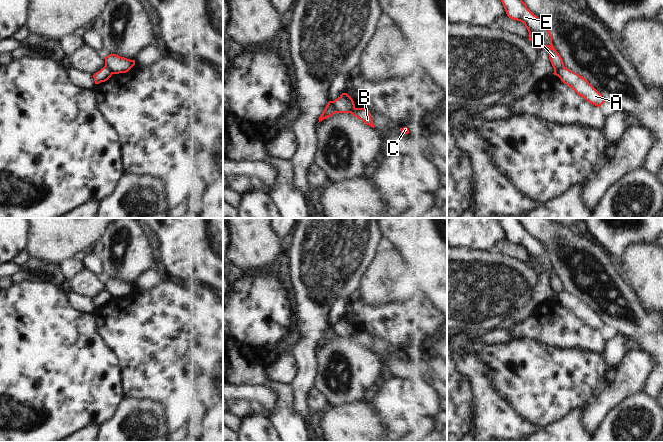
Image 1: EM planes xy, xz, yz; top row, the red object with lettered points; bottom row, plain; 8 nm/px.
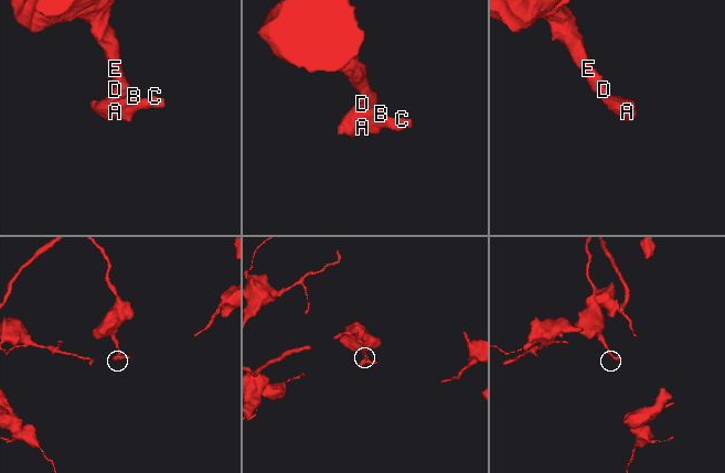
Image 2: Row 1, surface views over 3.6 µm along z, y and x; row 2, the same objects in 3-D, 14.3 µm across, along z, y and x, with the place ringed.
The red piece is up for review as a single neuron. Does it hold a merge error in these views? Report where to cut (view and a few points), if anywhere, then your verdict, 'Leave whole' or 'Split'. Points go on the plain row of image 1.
Split along xz (331, 325), (337, 336). Split.

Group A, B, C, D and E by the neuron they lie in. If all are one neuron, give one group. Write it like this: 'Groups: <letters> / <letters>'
Groups: A B C / D E.

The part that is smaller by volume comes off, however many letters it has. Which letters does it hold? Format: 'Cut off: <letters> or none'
Cut off: A, B, C

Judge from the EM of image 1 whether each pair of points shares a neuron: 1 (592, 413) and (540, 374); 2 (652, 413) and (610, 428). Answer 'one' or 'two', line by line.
1: two
2: one

